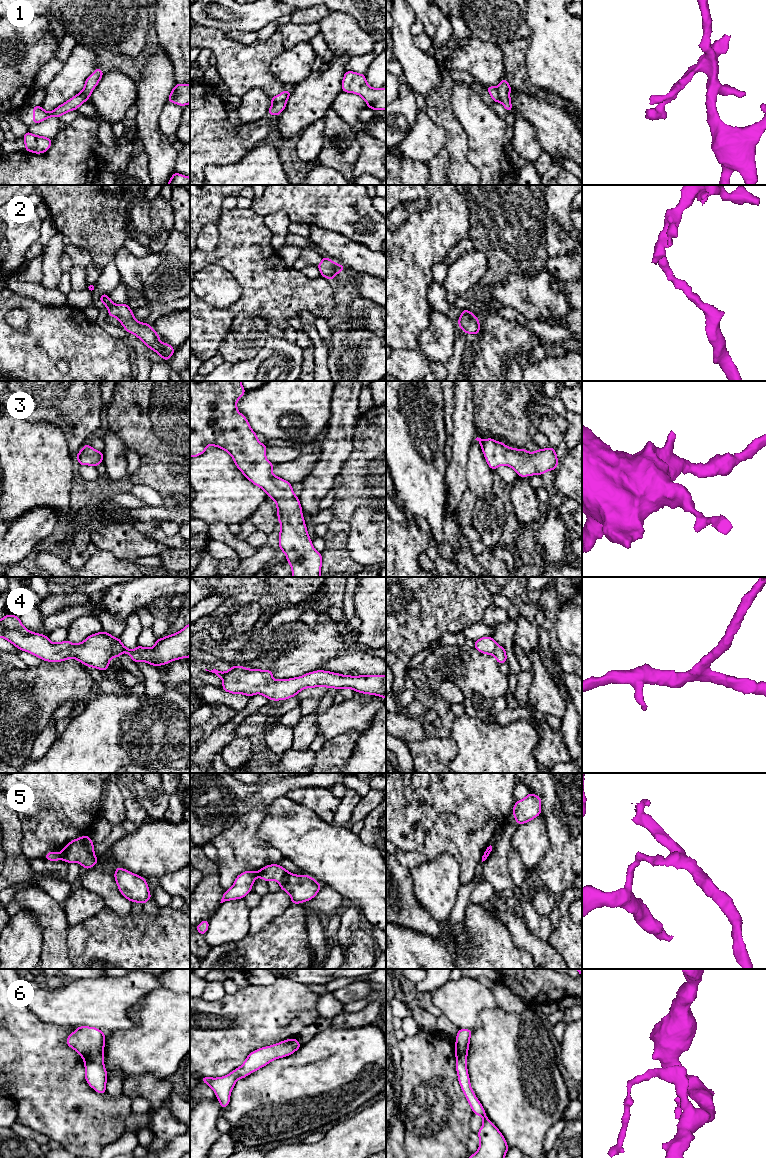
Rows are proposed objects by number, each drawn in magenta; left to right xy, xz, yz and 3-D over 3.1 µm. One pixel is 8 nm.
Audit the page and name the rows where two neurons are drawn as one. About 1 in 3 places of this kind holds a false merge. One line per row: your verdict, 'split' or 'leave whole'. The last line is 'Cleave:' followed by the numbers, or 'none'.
1: split
2: leave whole
3: leave whole
4: leave whole
5: split
6: leave whole
Cleave: 1, 5

